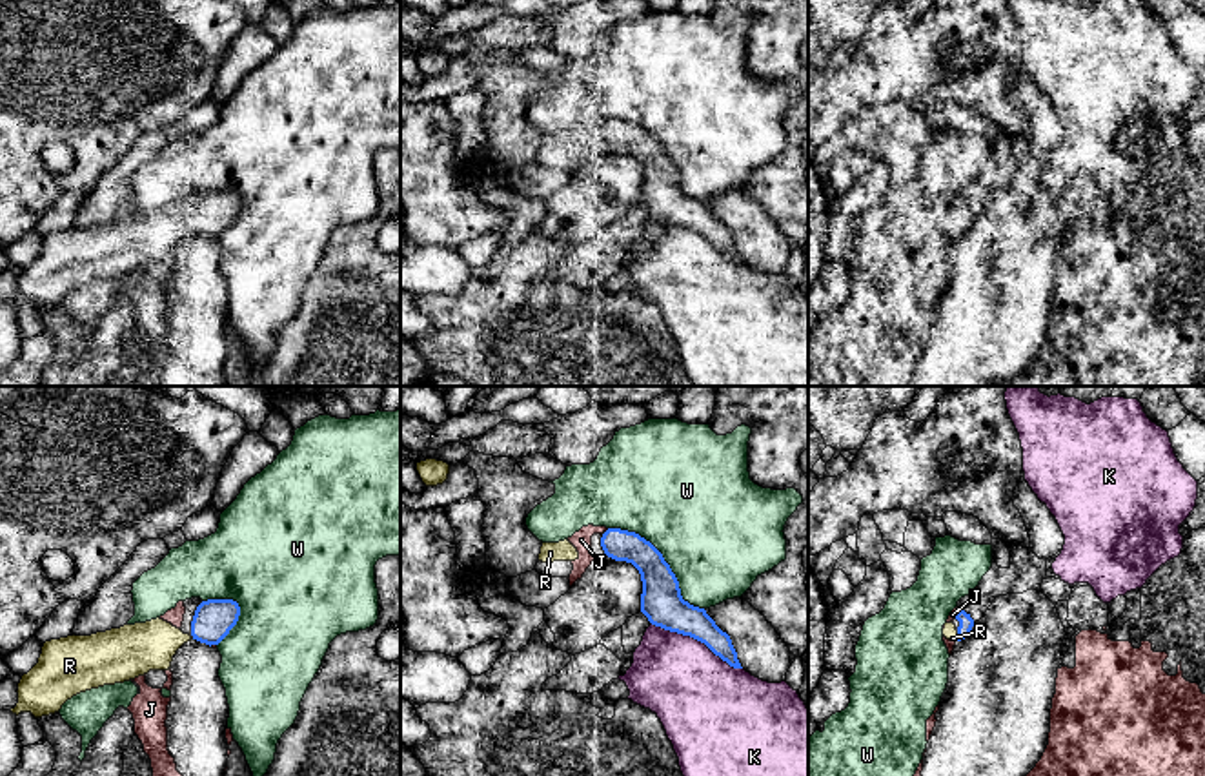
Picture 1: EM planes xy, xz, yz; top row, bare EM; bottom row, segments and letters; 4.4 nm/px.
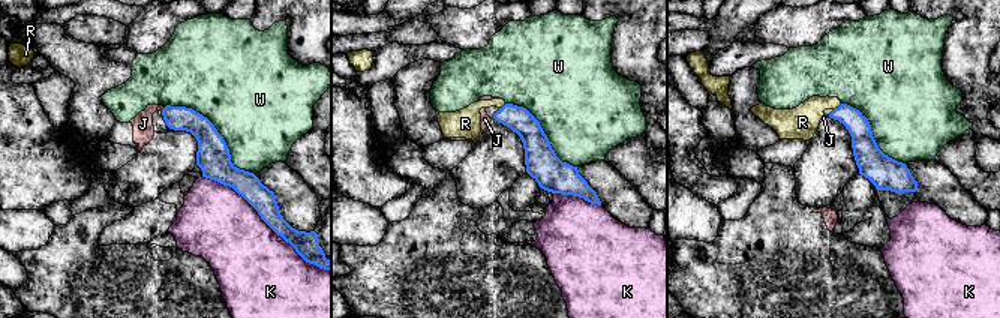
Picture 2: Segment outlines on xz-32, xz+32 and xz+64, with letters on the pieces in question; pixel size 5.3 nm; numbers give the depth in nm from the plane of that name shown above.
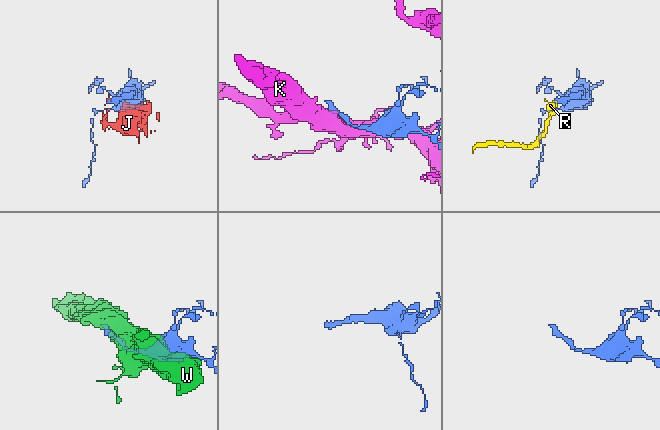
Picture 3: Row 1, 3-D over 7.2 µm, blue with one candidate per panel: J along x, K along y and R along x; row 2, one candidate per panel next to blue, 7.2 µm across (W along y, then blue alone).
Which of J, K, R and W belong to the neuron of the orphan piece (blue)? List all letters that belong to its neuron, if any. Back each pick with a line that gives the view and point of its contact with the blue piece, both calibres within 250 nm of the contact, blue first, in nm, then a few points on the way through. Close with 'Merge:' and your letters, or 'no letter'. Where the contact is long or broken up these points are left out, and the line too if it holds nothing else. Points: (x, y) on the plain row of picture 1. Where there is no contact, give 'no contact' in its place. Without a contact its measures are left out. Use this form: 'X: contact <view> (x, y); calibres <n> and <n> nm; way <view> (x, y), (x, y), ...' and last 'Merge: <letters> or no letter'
R: contact yz (958, 228); calibres 60 and 60 nm
Merge: R

